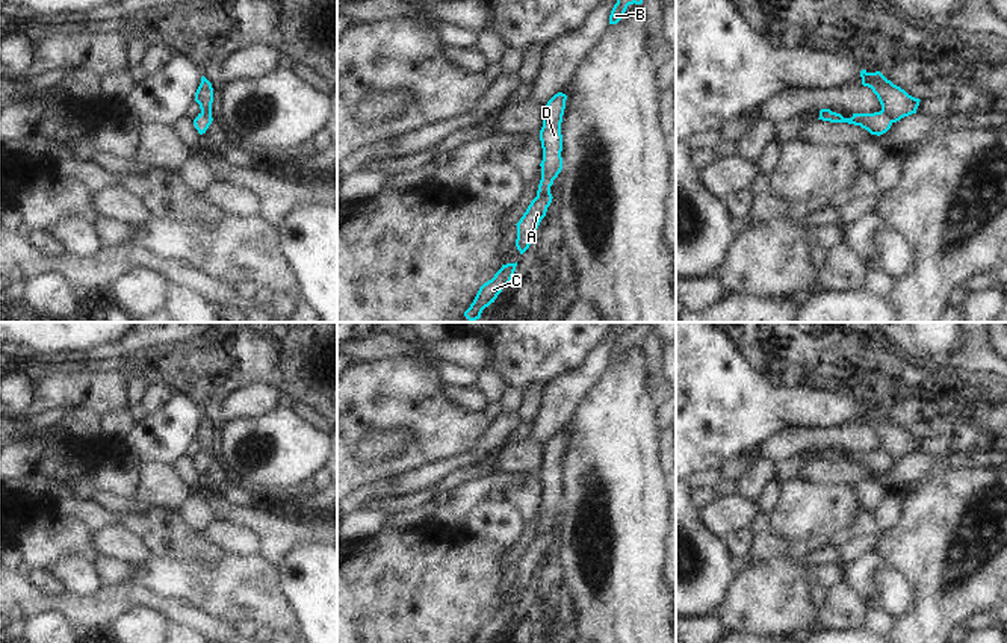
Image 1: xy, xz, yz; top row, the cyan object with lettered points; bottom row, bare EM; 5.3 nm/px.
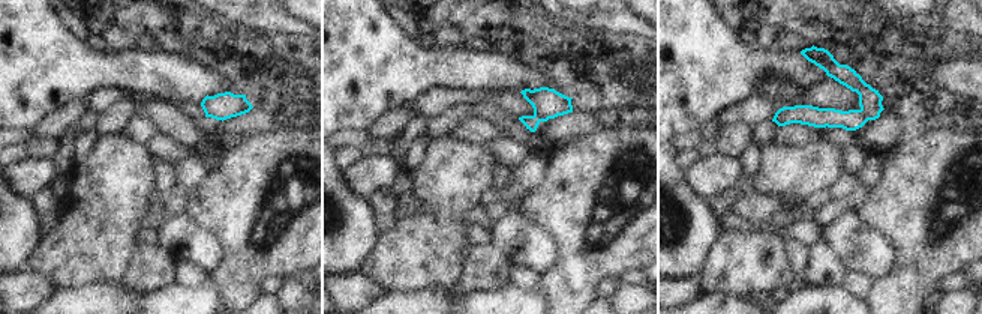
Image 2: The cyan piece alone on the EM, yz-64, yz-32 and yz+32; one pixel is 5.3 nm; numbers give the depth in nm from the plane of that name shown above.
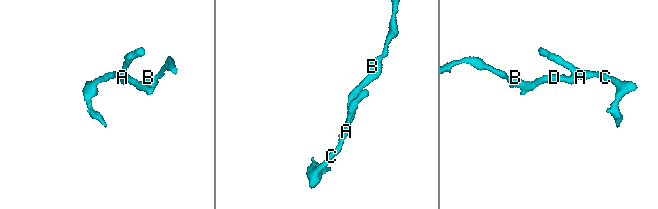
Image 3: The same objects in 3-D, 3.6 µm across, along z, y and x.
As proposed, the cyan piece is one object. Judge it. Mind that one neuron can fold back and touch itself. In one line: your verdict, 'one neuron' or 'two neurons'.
two neurons

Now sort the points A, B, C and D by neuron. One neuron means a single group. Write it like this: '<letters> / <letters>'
A C / B D

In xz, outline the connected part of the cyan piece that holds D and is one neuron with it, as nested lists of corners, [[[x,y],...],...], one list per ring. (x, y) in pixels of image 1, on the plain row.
[[[555,433],[543,448],[543,466],[540,469],[540,480],[543,487],[541,519],[537,533],[550,530],[553,519],[562,508],[562,474],[561,461],[565,448],[567,434]]]

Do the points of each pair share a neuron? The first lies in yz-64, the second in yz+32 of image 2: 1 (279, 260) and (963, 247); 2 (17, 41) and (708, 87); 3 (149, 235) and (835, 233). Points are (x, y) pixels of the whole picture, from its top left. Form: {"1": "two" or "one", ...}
{"1": "one", "2": "one", "3": "two"}

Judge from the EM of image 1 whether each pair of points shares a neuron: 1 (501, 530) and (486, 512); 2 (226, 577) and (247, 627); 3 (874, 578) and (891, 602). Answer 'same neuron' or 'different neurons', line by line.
1: same neuron
2: different neurons
3: same neuron

